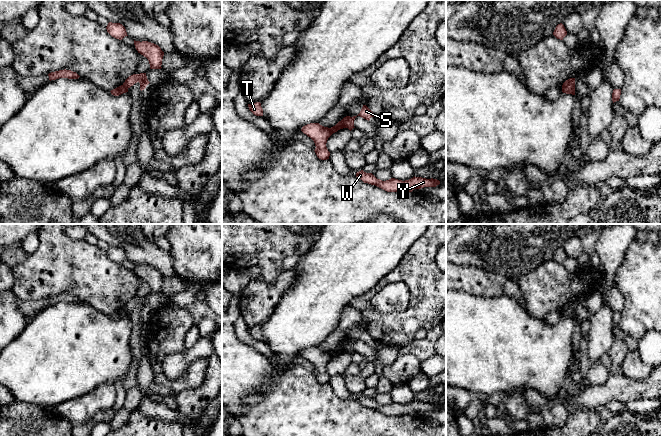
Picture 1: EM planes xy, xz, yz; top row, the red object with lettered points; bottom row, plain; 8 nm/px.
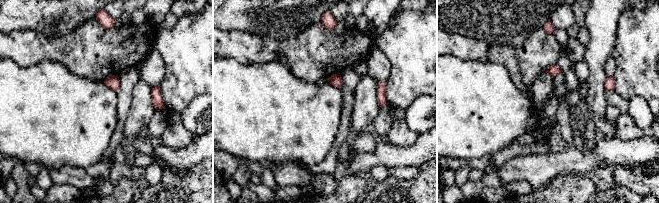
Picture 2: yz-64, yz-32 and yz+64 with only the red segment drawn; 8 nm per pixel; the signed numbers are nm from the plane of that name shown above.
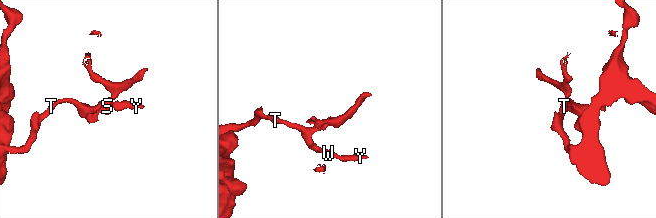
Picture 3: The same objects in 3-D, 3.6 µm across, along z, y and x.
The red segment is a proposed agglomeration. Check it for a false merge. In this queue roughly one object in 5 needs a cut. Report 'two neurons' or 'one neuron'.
two neurons

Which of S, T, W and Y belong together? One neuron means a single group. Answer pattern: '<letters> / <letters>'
S / T W Y

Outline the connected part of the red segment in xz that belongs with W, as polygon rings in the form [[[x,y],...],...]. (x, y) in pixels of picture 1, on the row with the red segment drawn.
[[[363,170],[357,172],[356,177],[361,179],[364,183],[375,185],[387,192],[412,192],[414,189],[421,189],[424,187],[436,187],[440,184],[440,181],[437,179],[426,179],[415,176],[405,181],[395,178],[382,181],[380,179],[377,179],[372,173],[366,173]]]

